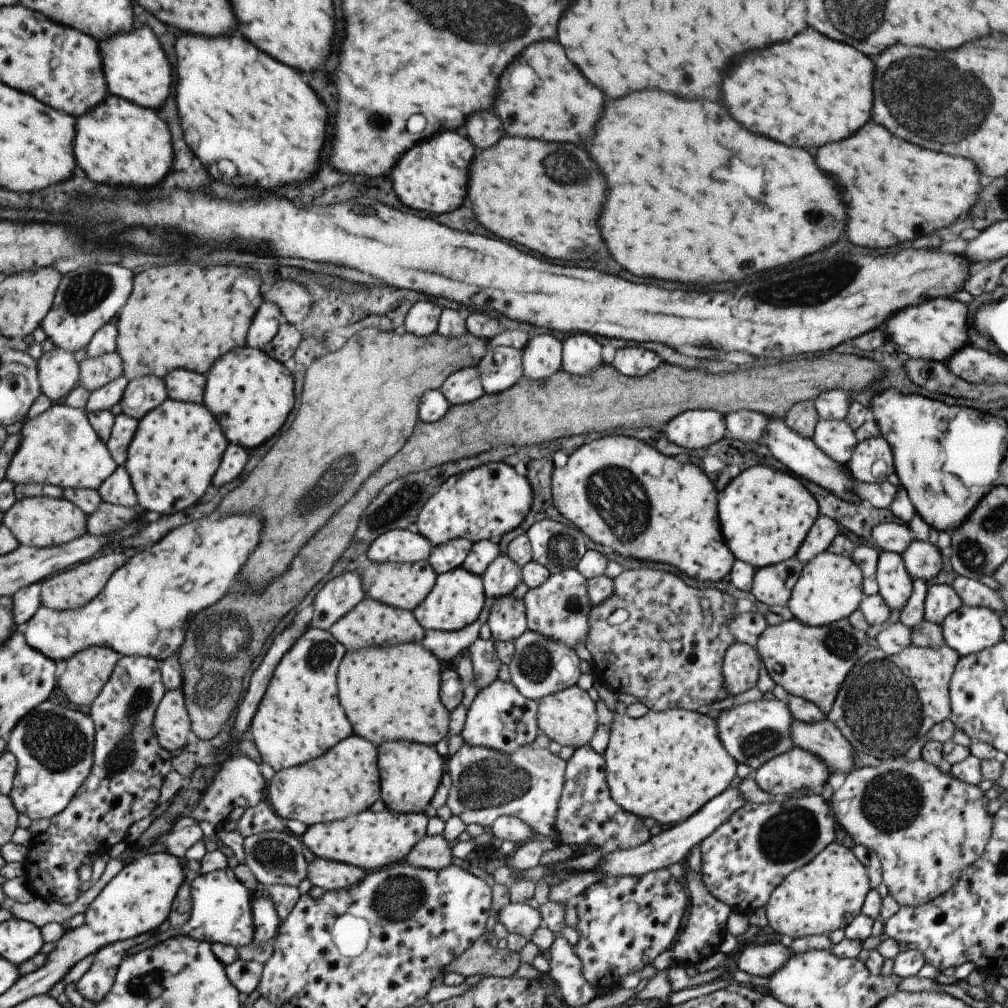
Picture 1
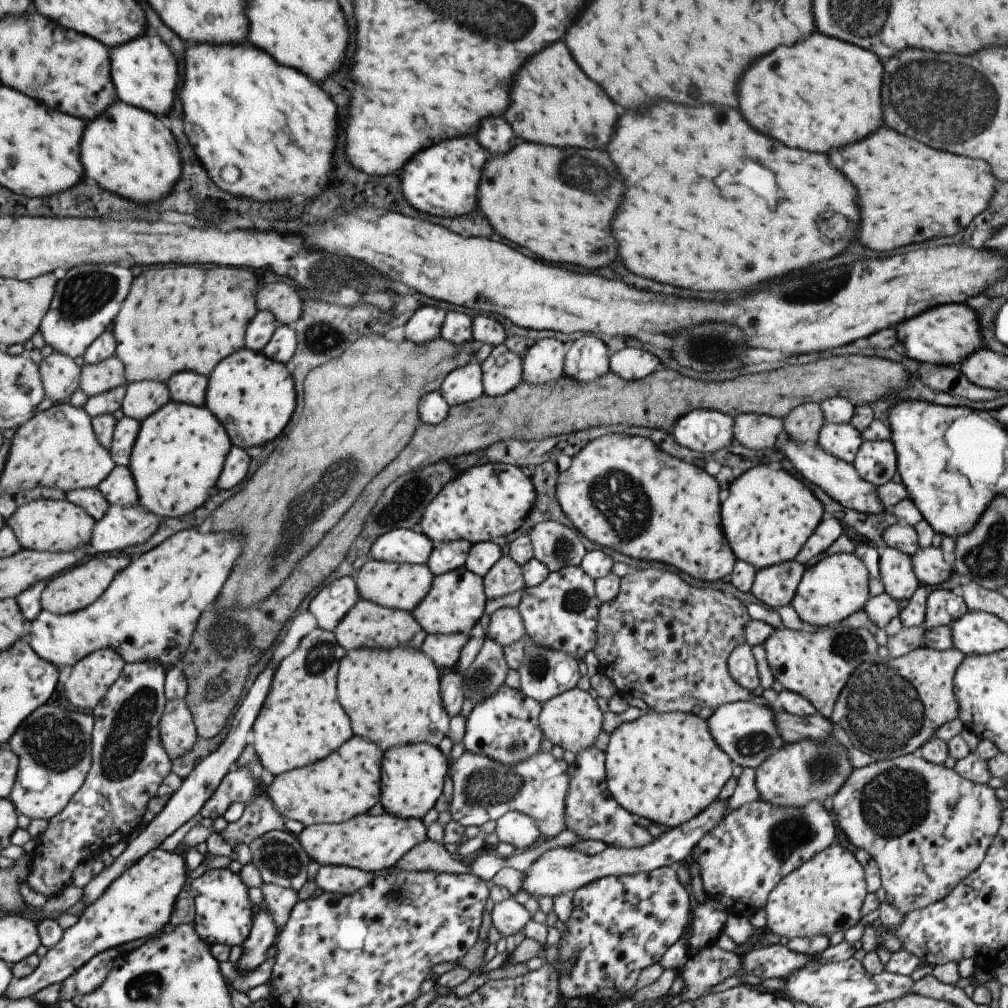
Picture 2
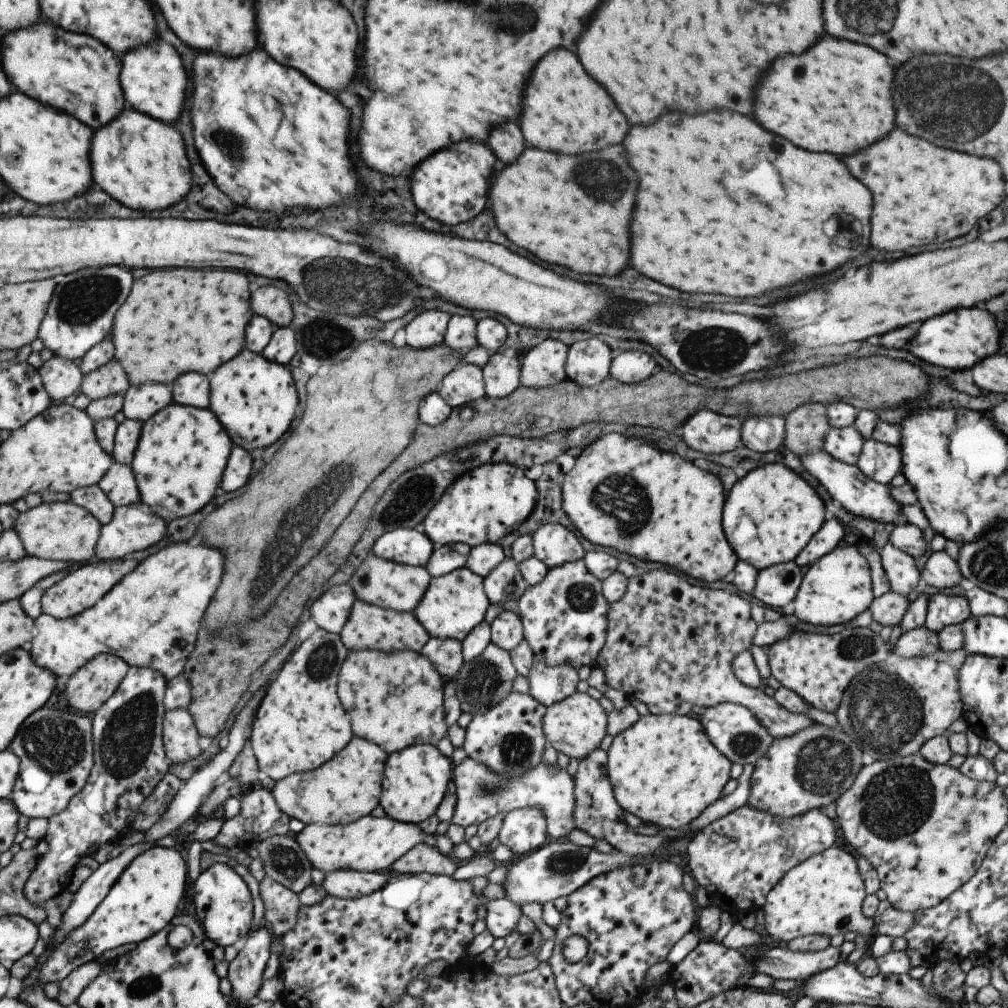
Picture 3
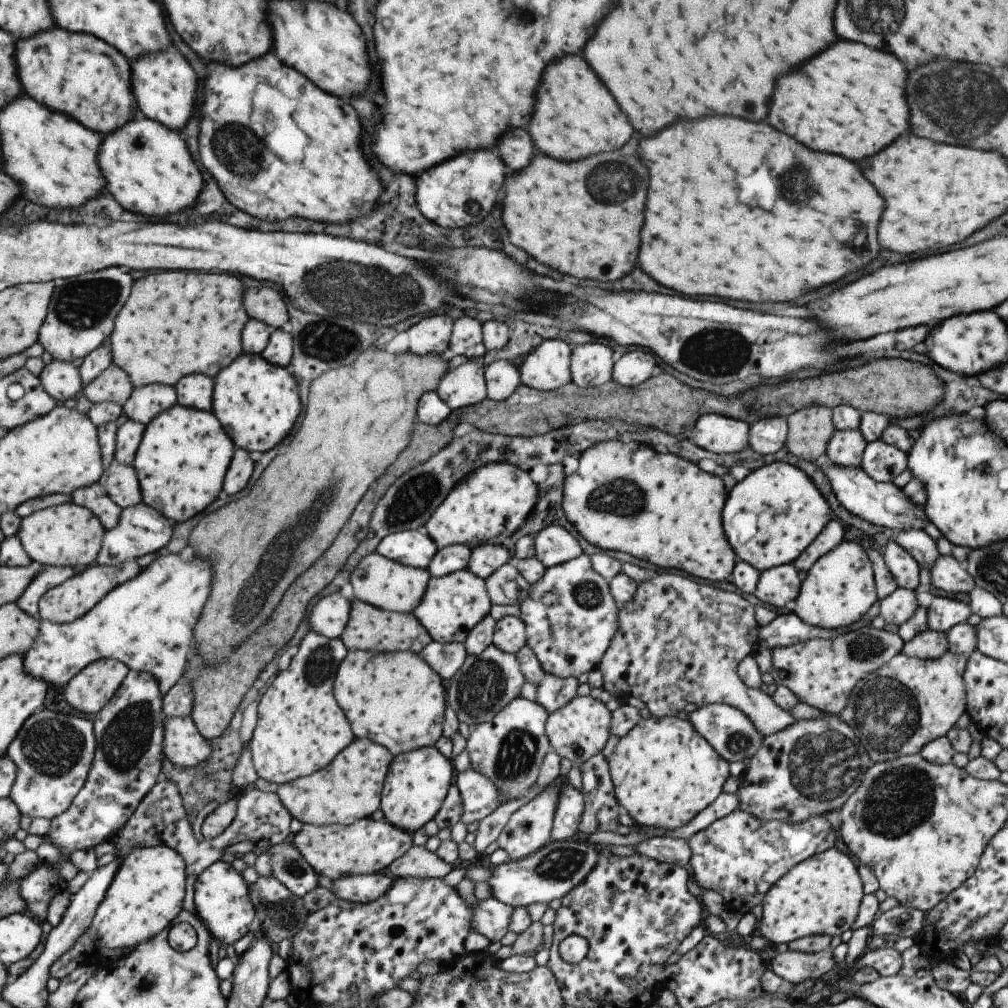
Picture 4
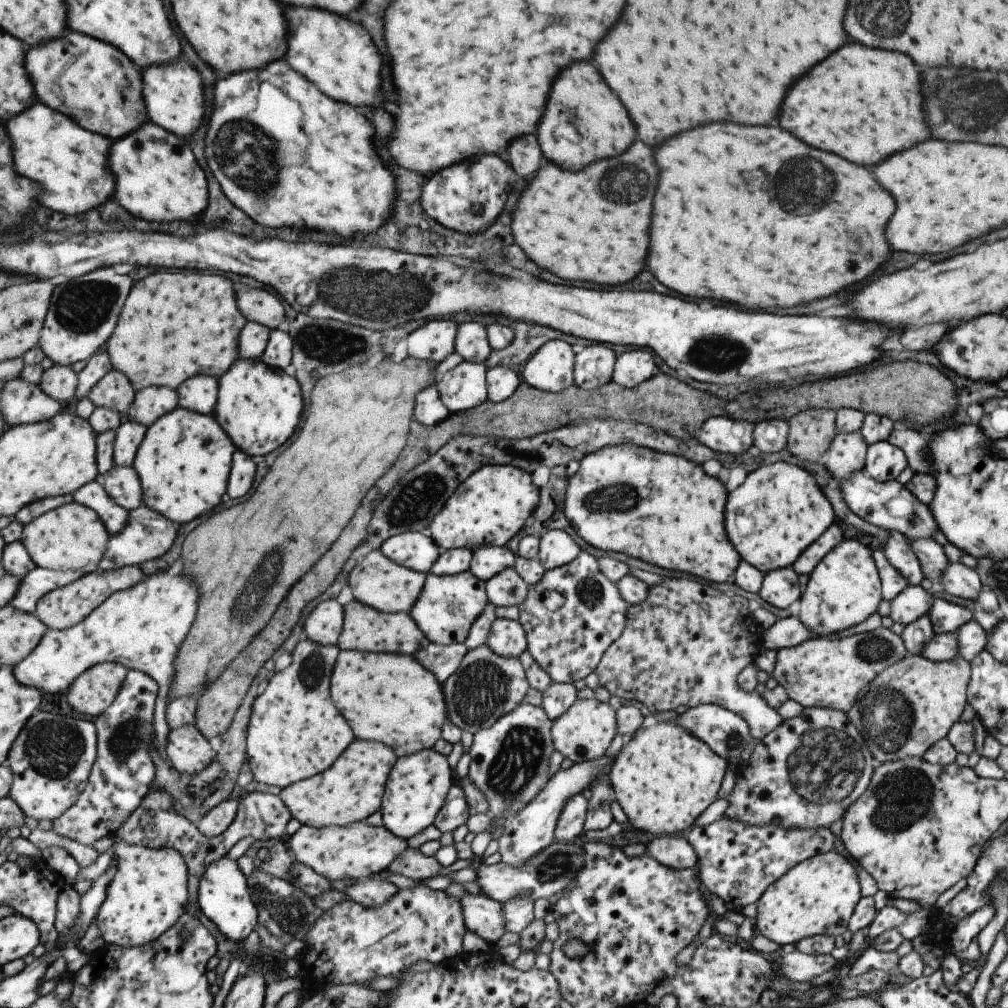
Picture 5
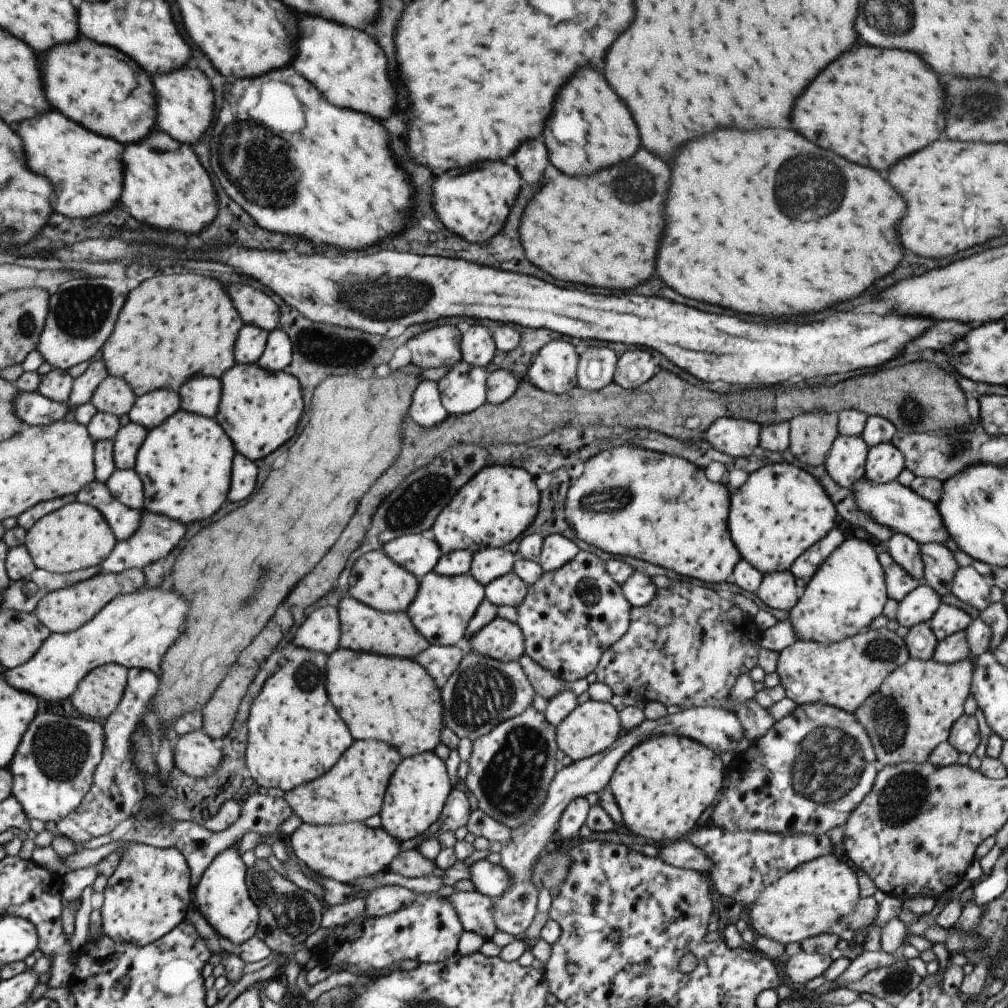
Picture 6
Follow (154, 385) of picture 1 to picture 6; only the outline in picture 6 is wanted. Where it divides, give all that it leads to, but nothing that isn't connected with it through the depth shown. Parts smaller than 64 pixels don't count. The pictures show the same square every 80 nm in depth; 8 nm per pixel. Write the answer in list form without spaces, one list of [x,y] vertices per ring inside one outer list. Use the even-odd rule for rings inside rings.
[[[159,389],[135,397],[127,416],[131,423],[148,431],[161,424],[179,408],[177,394]]]

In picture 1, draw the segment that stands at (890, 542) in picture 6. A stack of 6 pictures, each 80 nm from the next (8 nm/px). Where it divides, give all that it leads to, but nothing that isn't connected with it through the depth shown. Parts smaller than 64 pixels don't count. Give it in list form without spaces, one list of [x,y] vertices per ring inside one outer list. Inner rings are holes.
[[[878,551],[876,583],[879,596],[890,610],[901,608],[912,591],[912,578],[906,571],[903,559],[893,551]]]

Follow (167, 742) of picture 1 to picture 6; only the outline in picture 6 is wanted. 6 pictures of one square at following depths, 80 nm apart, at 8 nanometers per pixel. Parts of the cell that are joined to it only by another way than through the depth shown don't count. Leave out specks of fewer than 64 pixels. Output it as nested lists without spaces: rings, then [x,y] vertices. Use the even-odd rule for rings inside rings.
[[[202,730],[181,735],[172,754],[175,768],[189,778],[211,775],[221,764],[221,749],[213,746],[213,739]]]

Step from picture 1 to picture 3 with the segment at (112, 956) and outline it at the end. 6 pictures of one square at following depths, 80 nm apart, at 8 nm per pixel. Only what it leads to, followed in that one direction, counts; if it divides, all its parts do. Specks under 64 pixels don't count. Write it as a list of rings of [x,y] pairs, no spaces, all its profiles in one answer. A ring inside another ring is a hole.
[[[91,959],[89,962],[77,967],[65,979],[59,981],[59,991],[56,1001],[66,1007],[76,1002],[77,997],[84,988],[101,972],[98,960]]]

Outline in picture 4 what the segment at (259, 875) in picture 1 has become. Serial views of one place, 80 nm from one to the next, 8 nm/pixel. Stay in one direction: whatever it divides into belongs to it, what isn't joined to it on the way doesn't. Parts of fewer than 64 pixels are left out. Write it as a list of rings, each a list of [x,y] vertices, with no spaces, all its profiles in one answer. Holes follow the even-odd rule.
[[[275,840],[263,848],[270,854],[271,875],[291,894],[302,897],[317,887],[316,873],[291,843]]]

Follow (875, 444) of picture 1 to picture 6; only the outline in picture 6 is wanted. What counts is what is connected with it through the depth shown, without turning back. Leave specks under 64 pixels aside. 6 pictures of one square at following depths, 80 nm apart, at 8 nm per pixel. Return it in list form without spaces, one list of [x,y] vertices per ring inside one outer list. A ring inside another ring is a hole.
[[[890,442],[868,447],[864,462],[864,478],[873,484],[895,481],[904,468],[901,452]]]

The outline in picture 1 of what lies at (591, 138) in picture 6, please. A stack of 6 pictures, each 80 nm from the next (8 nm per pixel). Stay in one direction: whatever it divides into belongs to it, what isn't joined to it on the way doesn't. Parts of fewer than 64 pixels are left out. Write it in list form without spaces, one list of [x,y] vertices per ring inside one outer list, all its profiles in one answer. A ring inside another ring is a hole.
[[[553,40],[531,44],[517,60],[513,60],[513,64],[509,64],[509,68],[505,68],[497,86],[499,96],[495,100],[495,112],[501,120],[503,130],[510,136],[537,138],[546,142],[584,144],[592,138],[592,129],[602,114],[603,94],[589,84],[579,74],[579,70],[575,72],[575,66],[567,62],[567,58],[563,56],[563,49]]]

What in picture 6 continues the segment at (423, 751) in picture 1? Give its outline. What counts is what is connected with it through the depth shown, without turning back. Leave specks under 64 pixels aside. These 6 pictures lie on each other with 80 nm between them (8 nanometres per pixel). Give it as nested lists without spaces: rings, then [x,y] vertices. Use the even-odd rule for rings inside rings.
[[[433,752],[402,758],[383,795],[378,812],[379,828],[398,843],[423,835],[427,827],[435,822],[451,789],[446,766]]]

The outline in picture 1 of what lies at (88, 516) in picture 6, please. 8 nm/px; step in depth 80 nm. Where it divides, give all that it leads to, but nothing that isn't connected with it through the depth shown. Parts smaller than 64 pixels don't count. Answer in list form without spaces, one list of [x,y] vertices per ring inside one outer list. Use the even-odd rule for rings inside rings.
[[[27,497],[16,501],[4,513],[4,523],[13,531],[19,545],[54,547],[79,539],[86,532],[86,514],[72,501],[49,497]]]

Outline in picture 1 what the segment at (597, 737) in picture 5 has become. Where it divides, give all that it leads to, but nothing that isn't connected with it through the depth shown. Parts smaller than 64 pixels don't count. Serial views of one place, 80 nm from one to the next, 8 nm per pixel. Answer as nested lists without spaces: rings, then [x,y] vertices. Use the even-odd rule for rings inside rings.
[[[576,685],[540,698],[536,702],[536,724],[538,731],[545,735],[549,741],[556,742],[561,747],[566,746],[577,749],[588,745],[598,726],[594,702],[587,691],[582,690]]]

